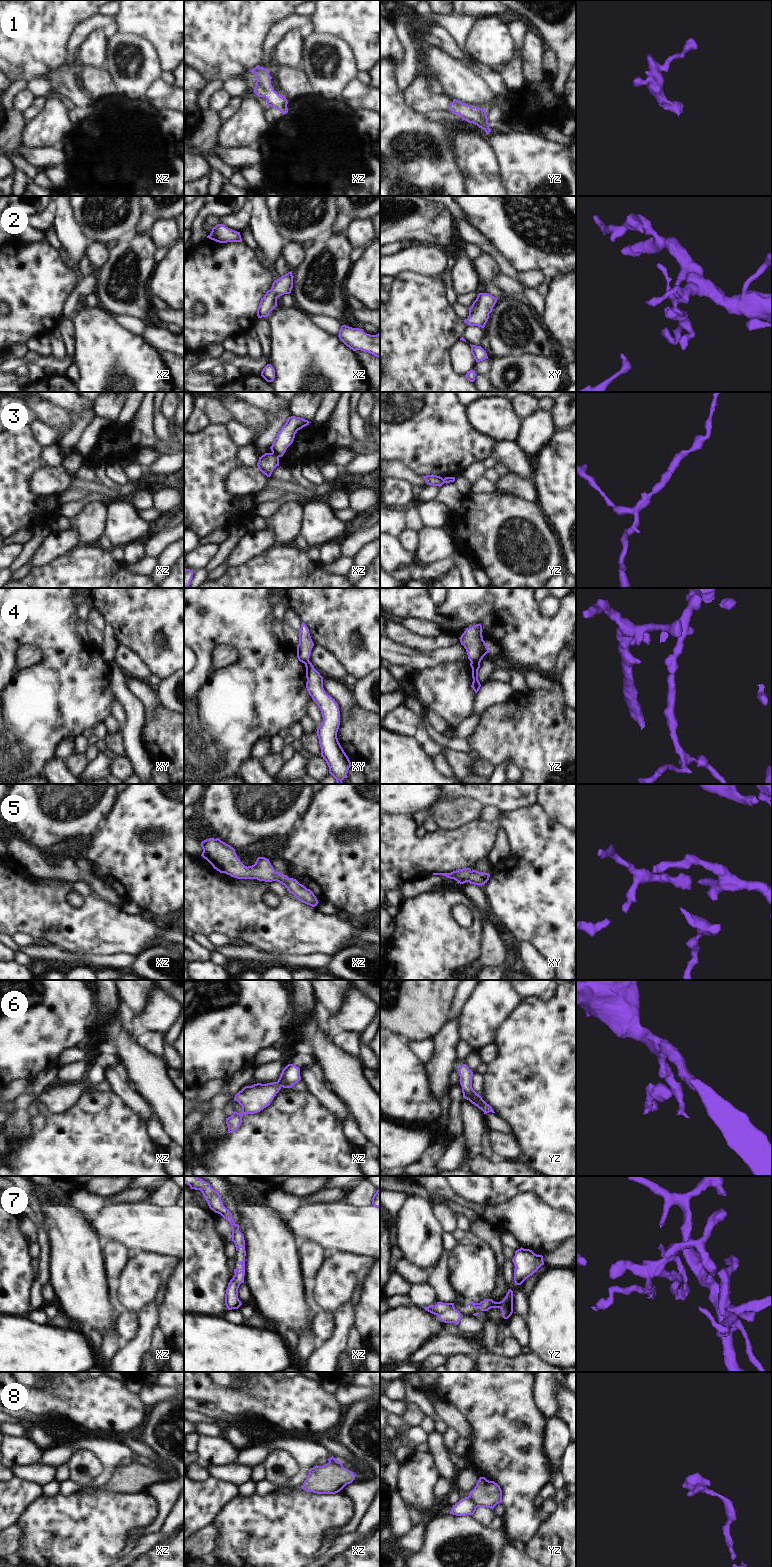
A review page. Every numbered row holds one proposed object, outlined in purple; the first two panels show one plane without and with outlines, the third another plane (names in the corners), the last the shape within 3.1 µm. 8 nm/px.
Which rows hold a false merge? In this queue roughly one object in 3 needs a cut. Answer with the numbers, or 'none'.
3, 4, 8

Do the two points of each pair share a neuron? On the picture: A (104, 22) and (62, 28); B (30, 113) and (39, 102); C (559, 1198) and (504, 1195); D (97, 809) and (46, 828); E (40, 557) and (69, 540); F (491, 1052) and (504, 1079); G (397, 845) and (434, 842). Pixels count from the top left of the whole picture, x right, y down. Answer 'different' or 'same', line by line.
A: different
B: same
C: same
D: same
E: same
F: different
G: same

